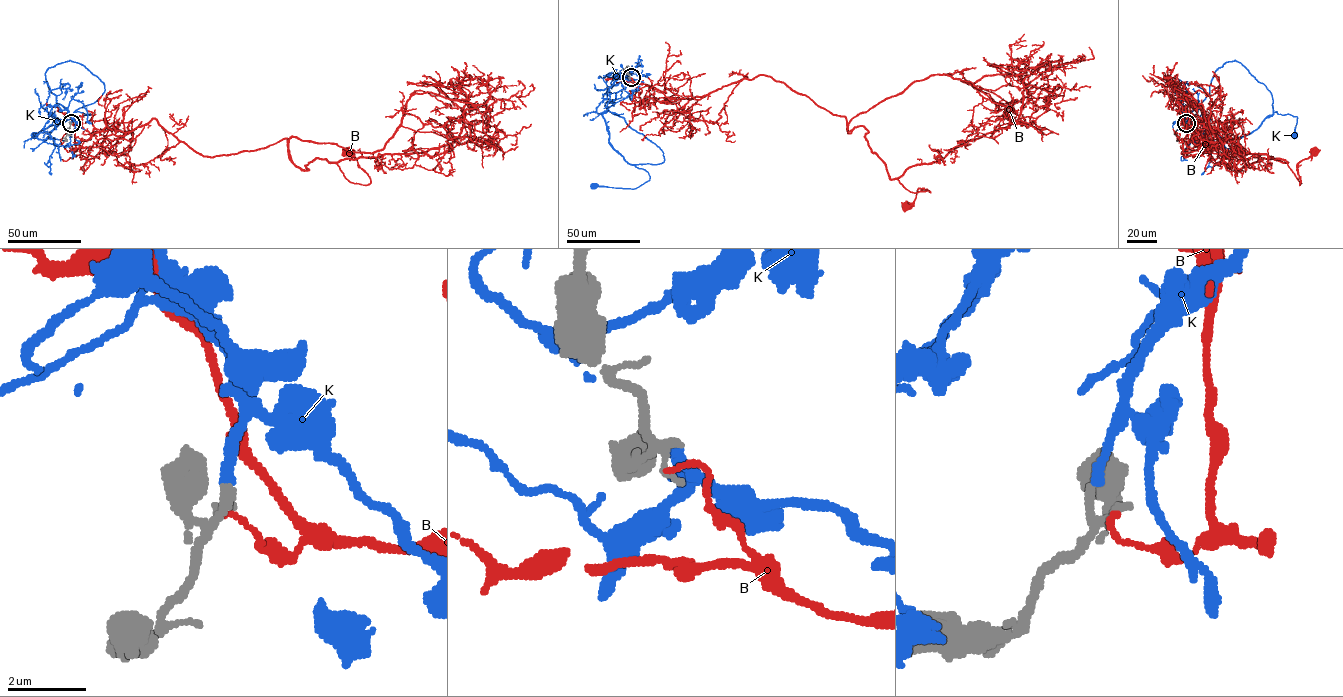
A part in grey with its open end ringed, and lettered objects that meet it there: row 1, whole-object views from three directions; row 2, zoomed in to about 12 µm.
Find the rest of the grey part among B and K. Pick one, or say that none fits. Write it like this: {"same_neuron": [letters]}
{"same_neuron": ["K"]}

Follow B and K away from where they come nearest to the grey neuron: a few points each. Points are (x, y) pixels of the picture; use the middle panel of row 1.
B: (630, 78), (675, 99), (783, 82), (863, 126), (891, 179), (930, 192), (907, 206)
K: (631, 77), (626, 88), (605, 105), (655, 143), (664, 160), (634, 165), (650, 177), (636, 188), (594, 186)

